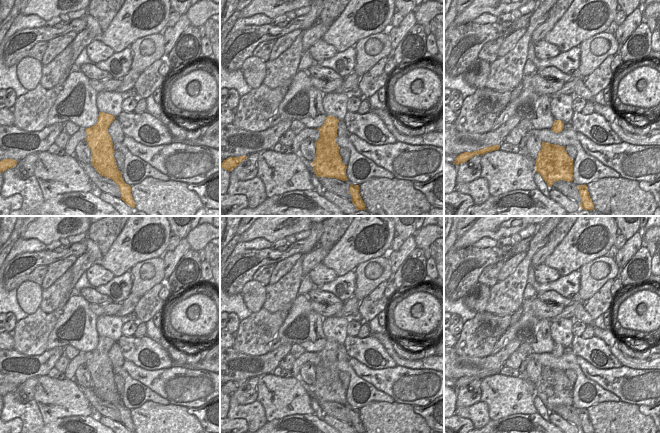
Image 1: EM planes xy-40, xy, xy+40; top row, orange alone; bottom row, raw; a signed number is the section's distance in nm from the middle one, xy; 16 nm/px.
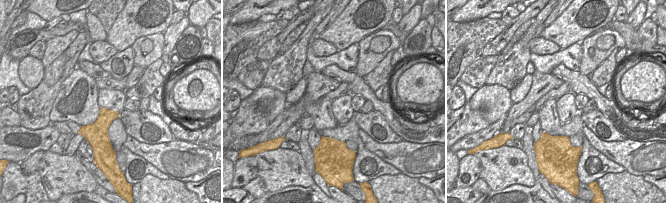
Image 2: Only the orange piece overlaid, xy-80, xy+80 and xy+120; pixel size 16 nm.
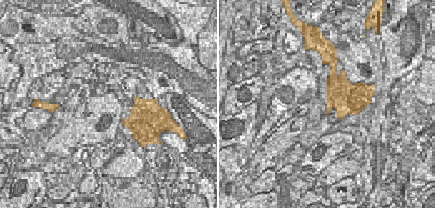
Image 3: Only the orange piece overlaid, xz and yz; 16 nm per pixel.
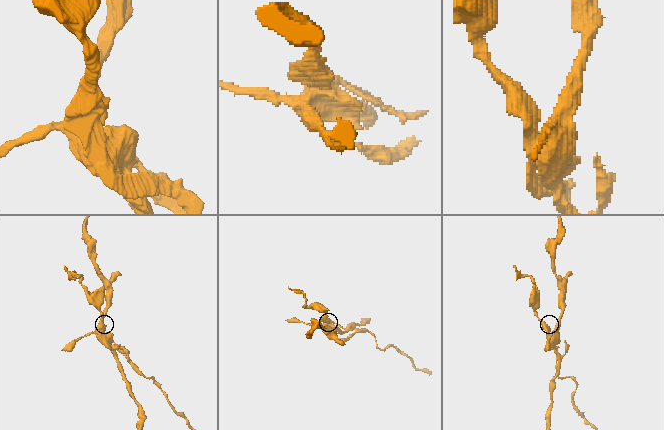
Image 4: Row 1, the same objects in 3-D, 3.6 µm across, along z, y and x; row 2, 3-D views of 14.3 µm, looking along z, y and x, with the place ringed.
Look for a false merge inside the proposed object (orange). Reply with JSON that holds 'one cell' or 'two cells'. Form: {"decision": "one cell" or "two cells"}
{"decision": "two cells"}

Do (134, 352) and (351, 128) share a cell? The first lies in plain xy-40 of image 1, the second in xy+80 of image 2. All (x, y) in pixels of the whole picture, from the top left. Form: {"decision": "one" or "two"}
{"decision": "two"}

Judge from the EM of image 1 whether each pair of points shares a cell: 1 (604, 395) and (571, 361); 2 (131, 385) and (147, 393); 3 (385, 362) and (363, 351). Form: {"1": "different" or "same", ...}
{"1": "same", "2": "same", "3": "same"}

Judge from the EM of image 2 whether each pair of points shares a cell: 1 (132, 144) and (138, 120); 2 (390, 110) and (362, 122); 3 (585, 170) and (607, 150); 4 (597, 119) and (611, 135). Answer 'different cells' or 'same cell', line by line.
1: different cells
2: different cells
3: different cells
4: same cell

